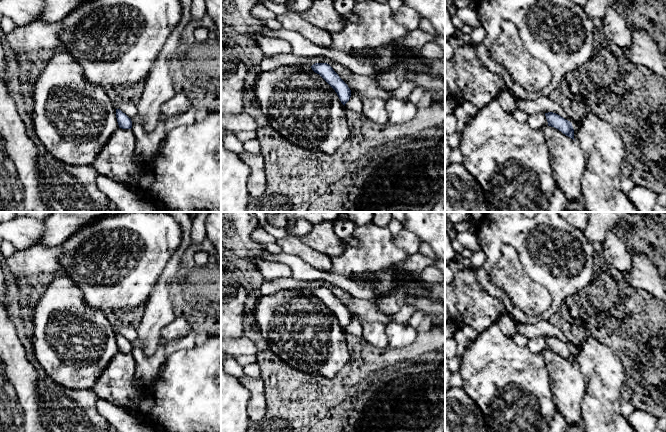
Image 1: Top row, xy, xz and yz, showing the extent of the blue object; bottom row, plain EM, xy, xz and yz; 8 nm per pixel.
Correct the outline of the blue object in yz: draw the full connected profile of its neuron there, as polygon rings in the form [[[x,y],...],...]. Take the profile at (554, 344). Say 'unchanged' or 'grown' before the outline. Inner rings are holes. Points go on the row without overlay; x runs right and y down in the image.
unchanged | [[[553,336],[545,337],[545,340],[548,346],[548,350],[558,353],[566,360],[575,364],[574,363],[574,353],[570,345],[564,343],[560,339],[553,337]]]

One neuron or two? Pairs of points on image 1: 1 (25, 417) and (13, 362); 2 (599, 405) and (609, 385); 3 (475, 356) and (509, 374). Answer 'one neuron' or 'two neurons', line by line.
1: one neuron
2: one neuron
3: one neuron

